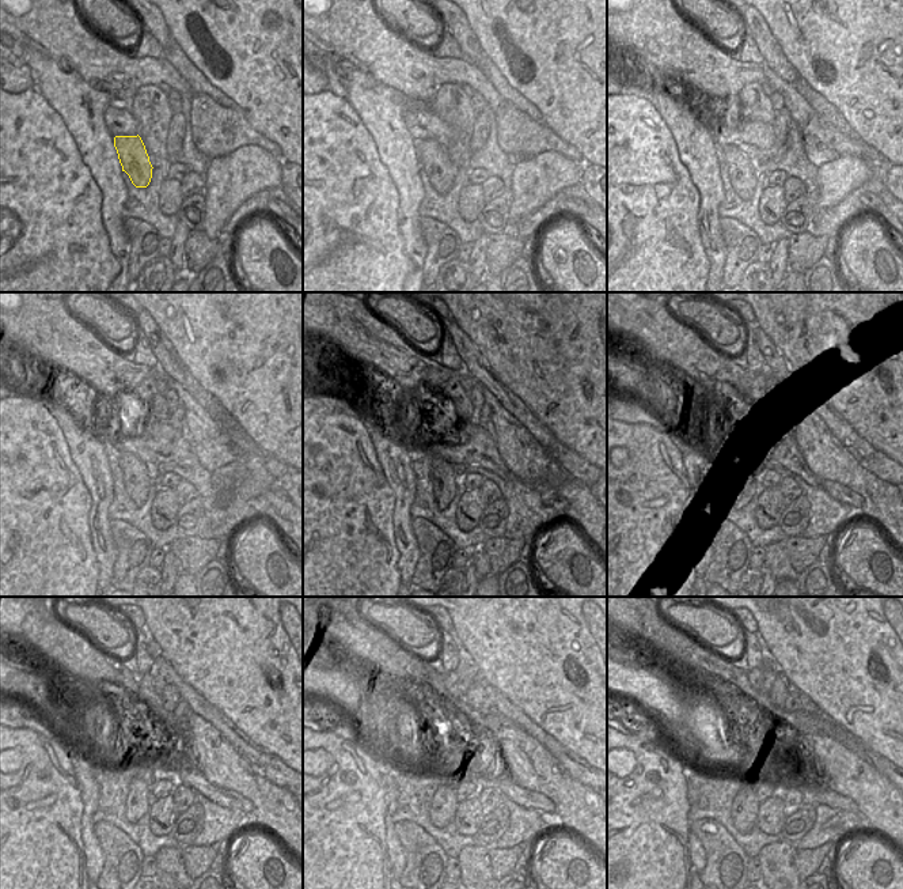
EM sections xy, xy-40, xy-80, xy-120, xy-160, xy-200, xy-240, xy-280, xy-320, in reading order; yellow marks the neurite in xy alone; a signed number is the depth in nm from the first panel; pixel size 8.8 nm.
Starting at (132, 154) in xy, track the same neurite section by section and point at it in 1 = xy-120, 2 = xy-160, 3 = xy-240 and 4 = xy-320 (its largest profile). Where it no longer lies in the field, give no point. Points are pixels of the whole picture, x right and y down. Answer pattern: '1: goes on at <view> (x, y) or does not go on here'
1: goes on at xy-120 (136, 475)
2: goes on at xy-160 (446, 483)
3: goes on at xy-240 (140, 798)
4: goes on at xy-320 (746, 806)

